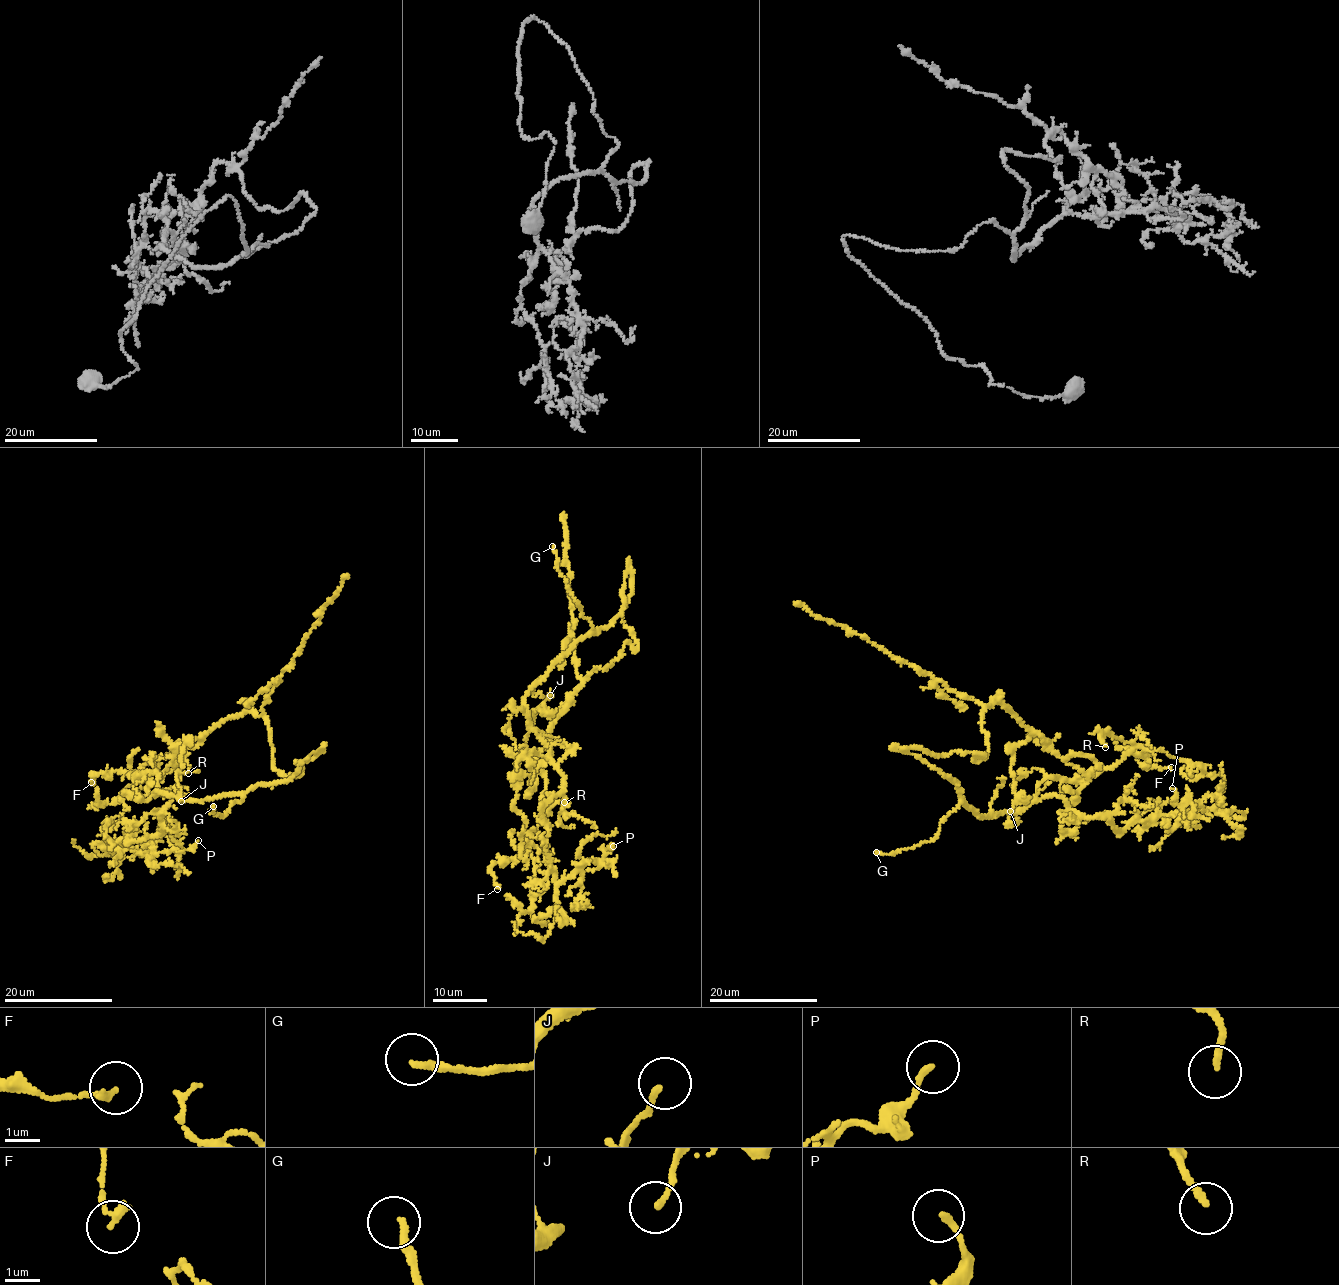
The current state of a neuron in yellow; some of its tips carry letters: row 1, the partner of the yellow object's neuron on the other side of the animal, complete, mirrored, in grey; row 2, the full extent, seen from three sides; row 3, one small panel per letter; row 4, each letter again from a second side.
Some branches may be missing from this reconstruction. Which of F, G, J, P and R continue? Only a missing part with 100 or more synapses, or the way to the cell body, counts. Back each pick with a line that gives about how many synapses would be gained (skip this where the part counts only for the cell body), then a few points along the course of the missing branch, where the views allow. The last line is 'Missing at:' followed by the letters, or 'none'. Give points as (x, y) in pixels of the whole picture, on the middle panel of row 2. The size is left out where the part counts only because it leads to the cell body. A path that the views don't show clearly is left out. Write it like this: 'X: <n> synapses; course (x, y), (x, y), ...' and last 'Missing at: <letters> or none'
Missing at: G

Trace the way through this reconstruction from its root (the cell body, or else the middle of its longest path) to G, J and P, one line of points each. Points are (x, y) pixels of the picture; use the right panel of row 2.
G: (943, 776), (957, 783), (960, 805), (943, 820), (939, 834), (898, 852), (876, 852)
J: (943, 776), (896, 749), (982, 753), (977, 762), (984, 708), (1004, 703), (1033, 736), (1013, 751), (1010, 811)
P: (943, 776), (983, 817), (1055, 795), (1119, 831), (1195, 810), (1178, 805), (1172, 788)

